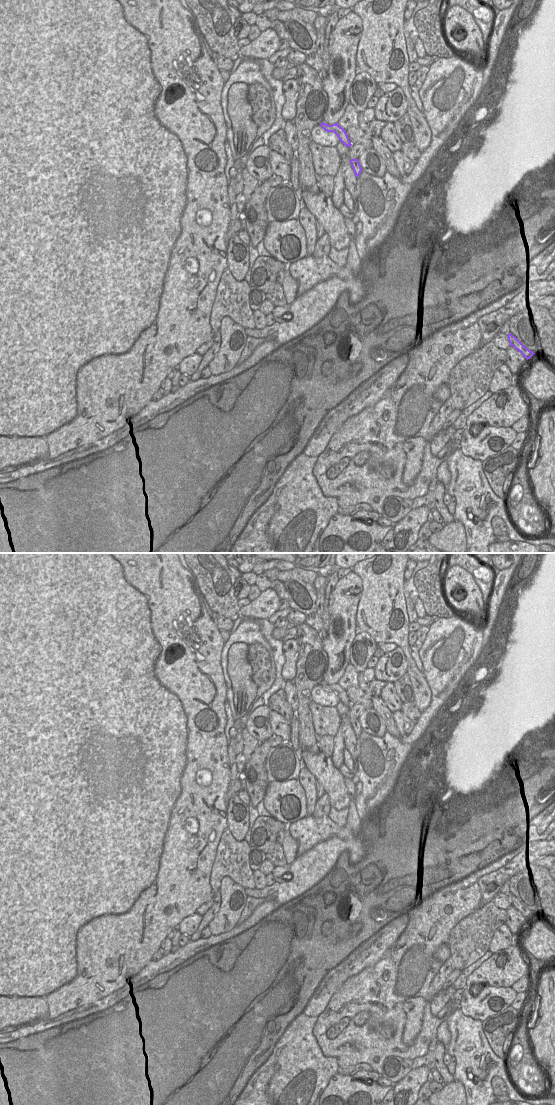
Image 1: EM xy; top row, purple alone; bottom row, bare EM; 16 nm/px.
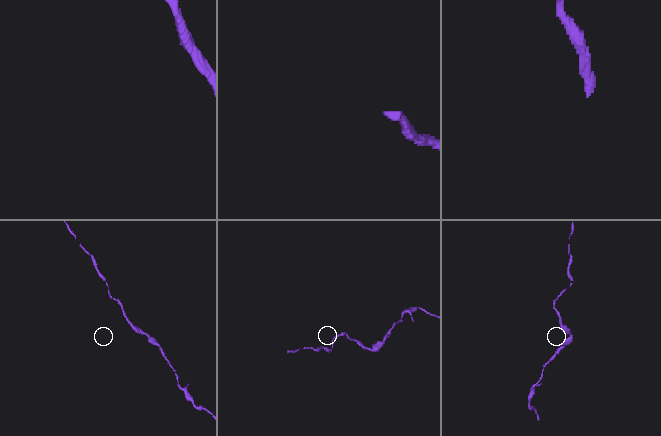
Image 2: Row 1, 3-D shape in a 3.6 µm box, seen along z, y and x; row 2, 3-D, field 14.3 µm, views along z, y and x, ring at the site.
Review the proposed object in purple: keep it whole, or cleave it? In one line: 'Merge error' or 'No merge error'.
No merge error

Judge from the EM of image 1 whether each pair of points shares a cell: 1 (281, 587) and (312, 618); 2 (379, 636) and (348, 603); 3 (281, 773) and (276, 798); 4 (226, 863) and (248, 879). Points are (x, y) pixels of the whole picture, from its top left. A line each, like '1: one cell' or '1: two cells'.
1: one cell
2: two cells
3: two cells
4: one cell

